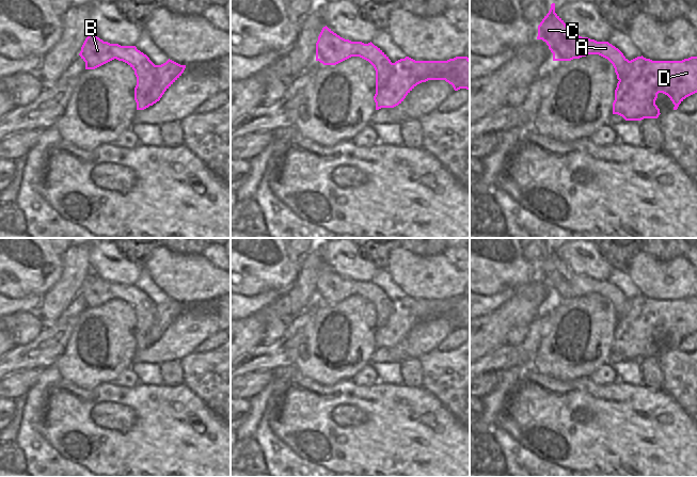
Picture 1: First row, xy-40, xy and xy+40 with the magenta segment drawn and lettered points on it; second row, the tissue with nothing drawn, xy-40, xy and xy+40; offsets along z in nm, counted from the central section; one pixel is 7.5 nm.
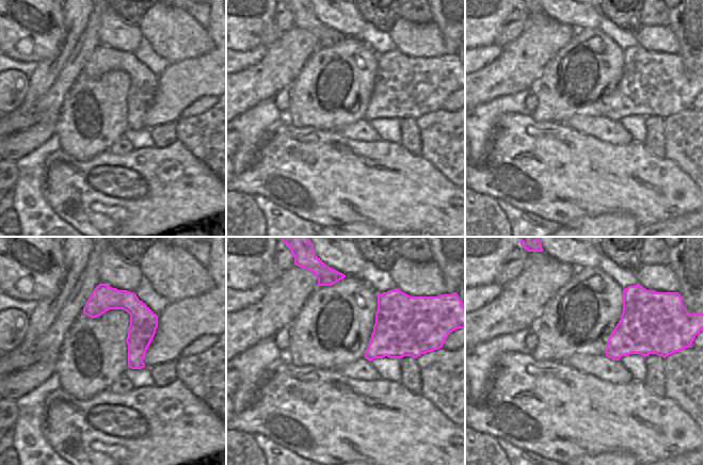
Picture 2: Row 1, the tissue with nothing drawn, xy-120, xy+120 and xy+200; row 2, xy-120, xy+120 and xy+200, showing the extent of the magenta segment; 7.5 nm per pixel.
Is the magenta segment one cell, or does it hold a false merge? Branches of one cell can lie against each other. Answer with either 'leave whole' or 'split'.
split

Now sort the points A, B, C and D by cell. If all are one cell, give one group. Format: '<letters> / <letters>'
A B C / D

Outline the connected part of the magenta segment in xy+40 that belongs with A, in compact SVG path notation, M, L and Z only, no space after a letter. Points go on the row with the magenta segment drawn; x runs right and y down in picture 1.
M555 3L538 26L537 39L542 39L553 53L553 61L571 61L588 54L599 54L614 66L618 80L630 70L630 61L608 42L597 42L575 35L555 13Z

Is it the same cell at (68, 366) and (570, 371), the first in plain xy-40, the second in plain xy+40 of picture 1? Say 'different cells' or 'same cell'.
same cell

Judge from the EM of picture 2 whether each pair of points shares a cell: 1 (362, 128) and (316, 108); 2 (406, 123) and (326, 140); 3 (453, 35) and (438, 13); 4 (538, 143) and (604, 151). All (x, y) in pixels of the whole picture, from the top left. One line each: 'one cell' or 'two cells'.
1: two cells
2: two cells
3: one cell
4: one cell

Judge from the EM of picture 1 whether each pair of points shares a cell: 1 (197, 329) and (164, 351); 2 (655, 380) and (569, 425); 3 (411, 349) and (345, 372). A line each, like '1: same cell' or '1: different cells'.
1: same cell
2: different cells
3: different cells

